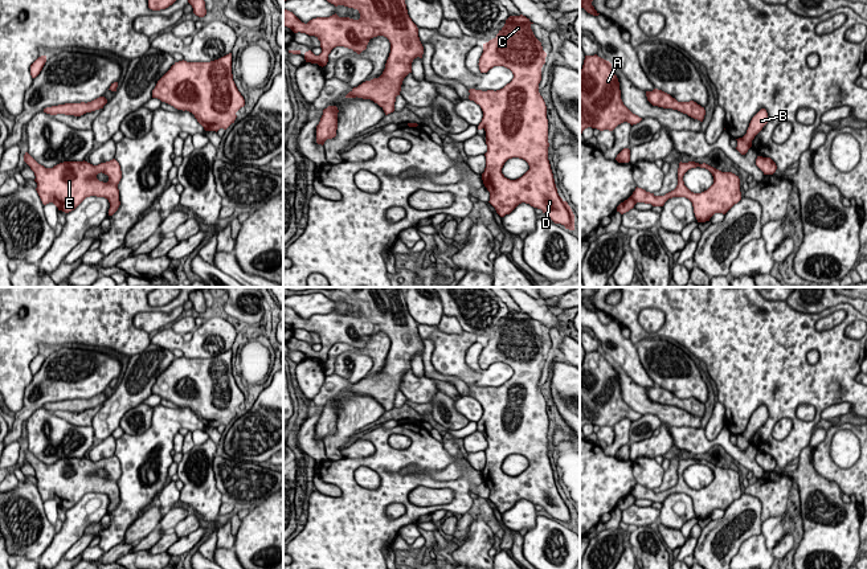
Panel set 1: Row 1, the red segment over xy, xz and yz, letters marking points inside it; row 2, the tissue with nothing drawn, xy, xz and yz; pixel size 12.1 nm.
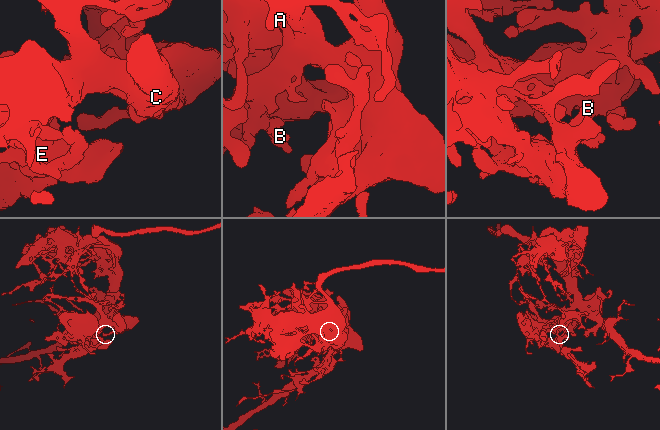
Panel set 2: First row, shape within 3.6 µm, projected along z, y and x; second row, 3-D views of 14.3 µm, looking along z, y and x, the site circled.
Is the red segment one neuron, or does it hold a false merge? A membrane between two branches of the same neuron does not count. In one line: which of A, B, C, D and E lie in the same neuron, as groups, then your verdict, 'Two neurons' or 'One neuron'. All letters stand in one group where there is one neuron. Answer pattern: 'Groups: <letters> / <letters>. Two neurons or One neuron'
Groups: A B C D E. One neuron

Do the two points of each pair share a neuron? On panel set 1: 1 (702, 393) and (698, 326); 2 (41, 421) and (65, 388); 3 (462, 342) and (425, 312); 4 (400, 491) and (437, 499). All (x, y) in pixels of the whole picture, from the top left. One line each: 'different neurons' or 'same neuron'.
1: different neurons
2: different neurons
3: different neurons
4: different neurons

